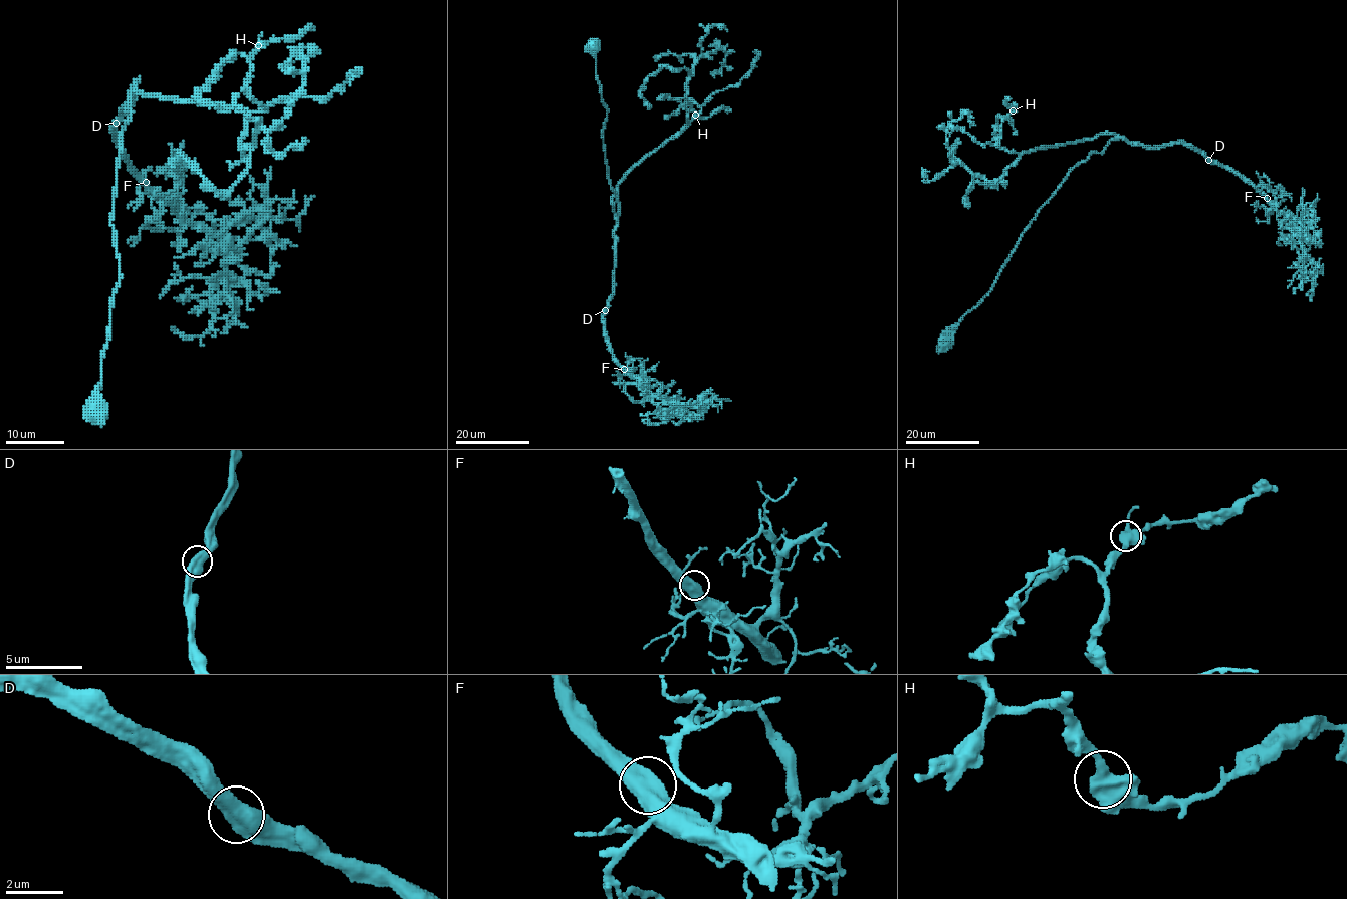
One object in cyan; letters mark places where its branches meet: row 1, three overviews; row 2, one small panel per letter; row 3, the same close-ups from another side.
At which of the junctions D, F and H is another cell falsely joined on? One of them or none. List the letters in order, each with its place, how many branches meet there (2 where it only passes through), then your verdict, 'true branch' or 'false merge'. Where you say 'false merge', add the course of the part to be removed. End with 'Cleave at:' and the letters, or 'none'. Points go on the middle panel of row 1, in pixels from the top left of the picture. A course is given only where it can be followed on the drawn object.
D: (605, 310) | 2 | true branch
F: (624, 369) | 2 | true branch
H: (695, 115) | 2 | true branch
Cleave at: none

